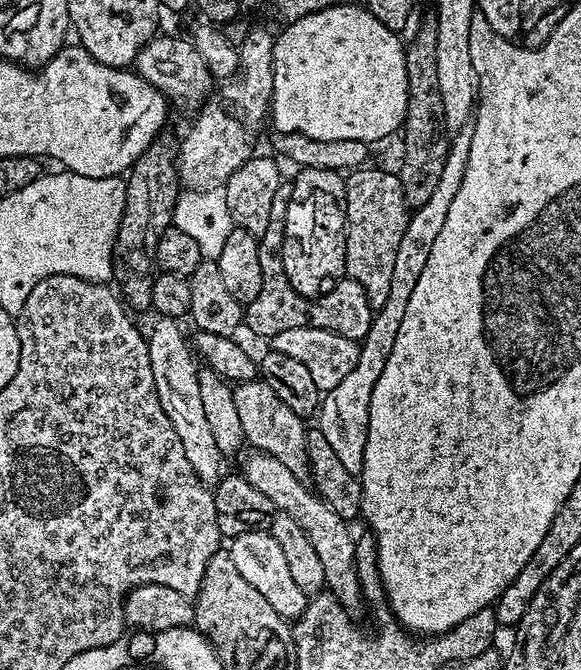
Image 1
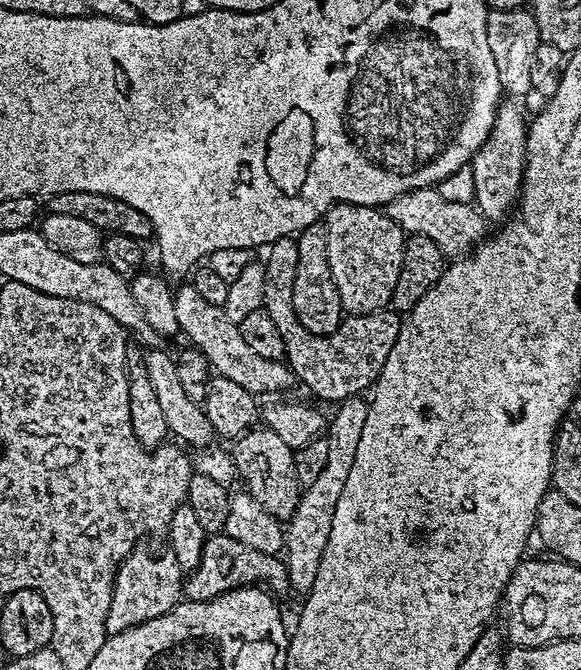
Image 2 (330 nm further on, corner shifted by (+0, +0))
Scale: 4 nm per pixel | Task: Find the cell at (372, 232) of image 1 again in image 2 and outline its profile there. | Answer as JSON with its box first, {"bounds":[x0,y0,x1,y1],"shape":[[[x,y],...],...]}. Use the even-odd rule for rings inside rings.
{"bounds":[326,204,406,316],"shape":[[[333,204],[326,213],[326,254],[334,286],[338,290],[341,309],[349,316],[370,315],[388,308],[392,296],[397,295],[398,274],[403,270],[406,233],[388,216],[387,211],[367,204]]]}

